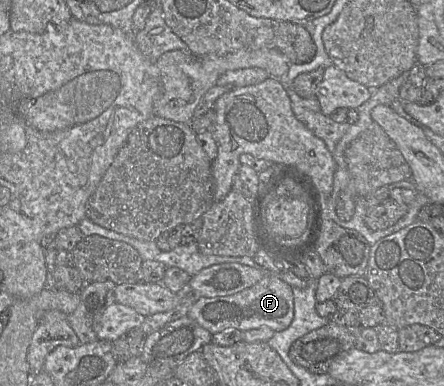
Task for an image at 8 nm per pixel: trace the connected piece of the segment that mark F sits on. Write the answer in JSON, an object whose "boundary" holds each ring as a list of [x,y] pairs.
{"boundary":[[[267,274],[255,285],[233,295],[197,298],[187,316],[212,335],[227,329],[238,329],[244,332],[263,326],[279,332],[287,329],[293,320],[292,287],[276,275]]]}

